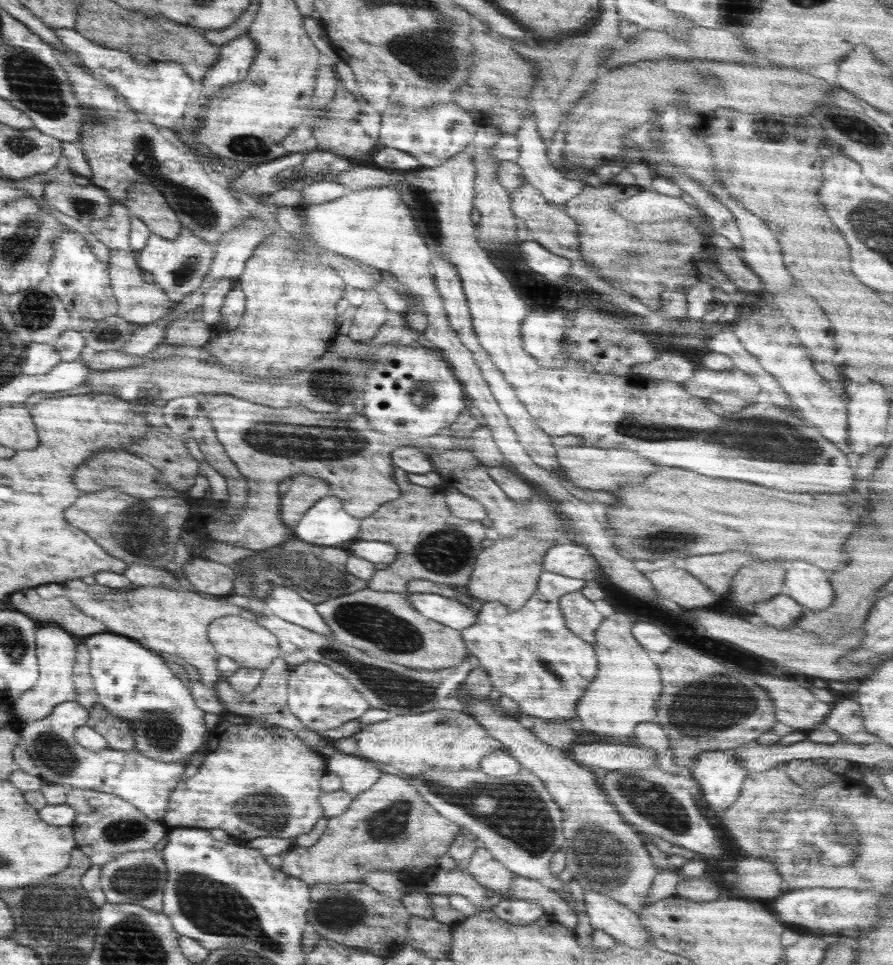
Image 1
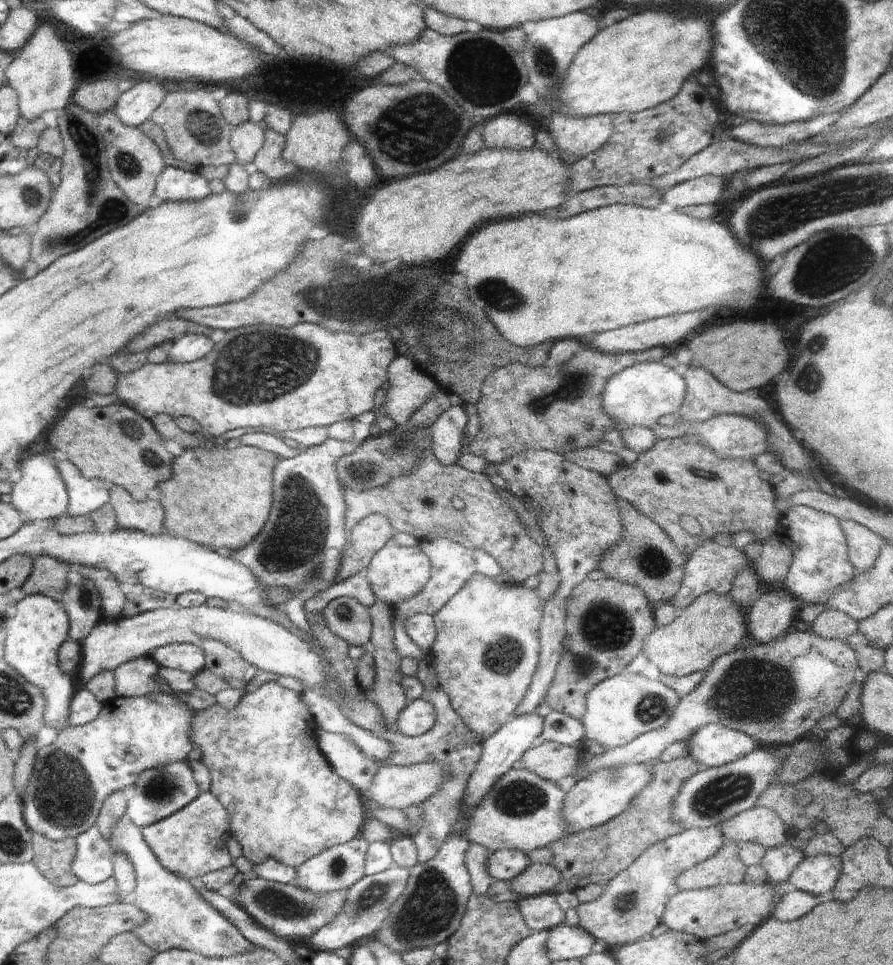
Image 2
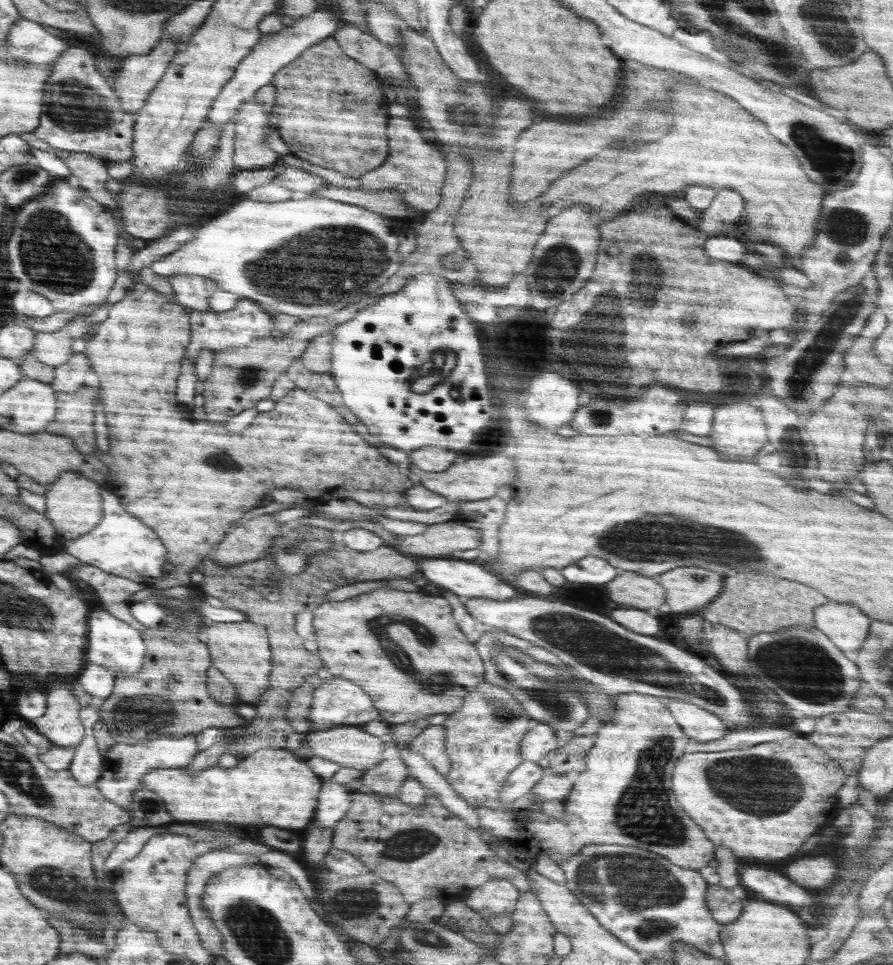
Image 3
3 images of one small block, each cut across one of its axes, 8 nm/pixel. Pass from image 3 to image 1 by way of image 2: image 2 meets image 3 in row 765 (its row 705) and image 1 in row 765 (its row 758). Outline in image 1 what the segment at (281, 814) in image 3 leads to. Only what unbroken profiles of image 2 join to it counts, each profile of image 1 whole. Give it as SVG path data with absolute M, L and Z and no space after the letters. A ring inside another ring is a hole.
M238 713L220 714L220 722L210 730L206 740L207 750L204 762L198 772L176 785L169 798L163 824L170 826L196 826L196 828L222 828L238 840L250 842L258 836L295 839L310 832L310 828L324 816L324 809L318 804L320 787L318 782L326 772L324 755L302 741L289 730ZM262 820L278 820L278 824L262 824Z

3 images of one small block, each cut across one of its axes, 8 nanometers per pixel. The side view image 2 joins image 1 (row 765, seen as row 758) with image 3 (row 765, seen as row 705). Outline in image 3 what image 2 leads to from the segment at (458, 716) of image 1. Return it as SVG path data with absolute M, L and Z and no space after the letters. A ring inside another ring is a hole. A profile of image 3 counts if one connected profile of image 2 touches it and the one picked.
M443 724L430 725L410 743L412 752L428 760L434 768L441 774L445 775L450 771L452 766L451 760L445 749L445 732ZM340 725L326 730L310 731L305 733L302 744L310 748L309 758L320 756L320 758L341 764L342 767L356 768L360 770L361 774L378 765L388 754L385 739L368 733L363 726L358 725Z

